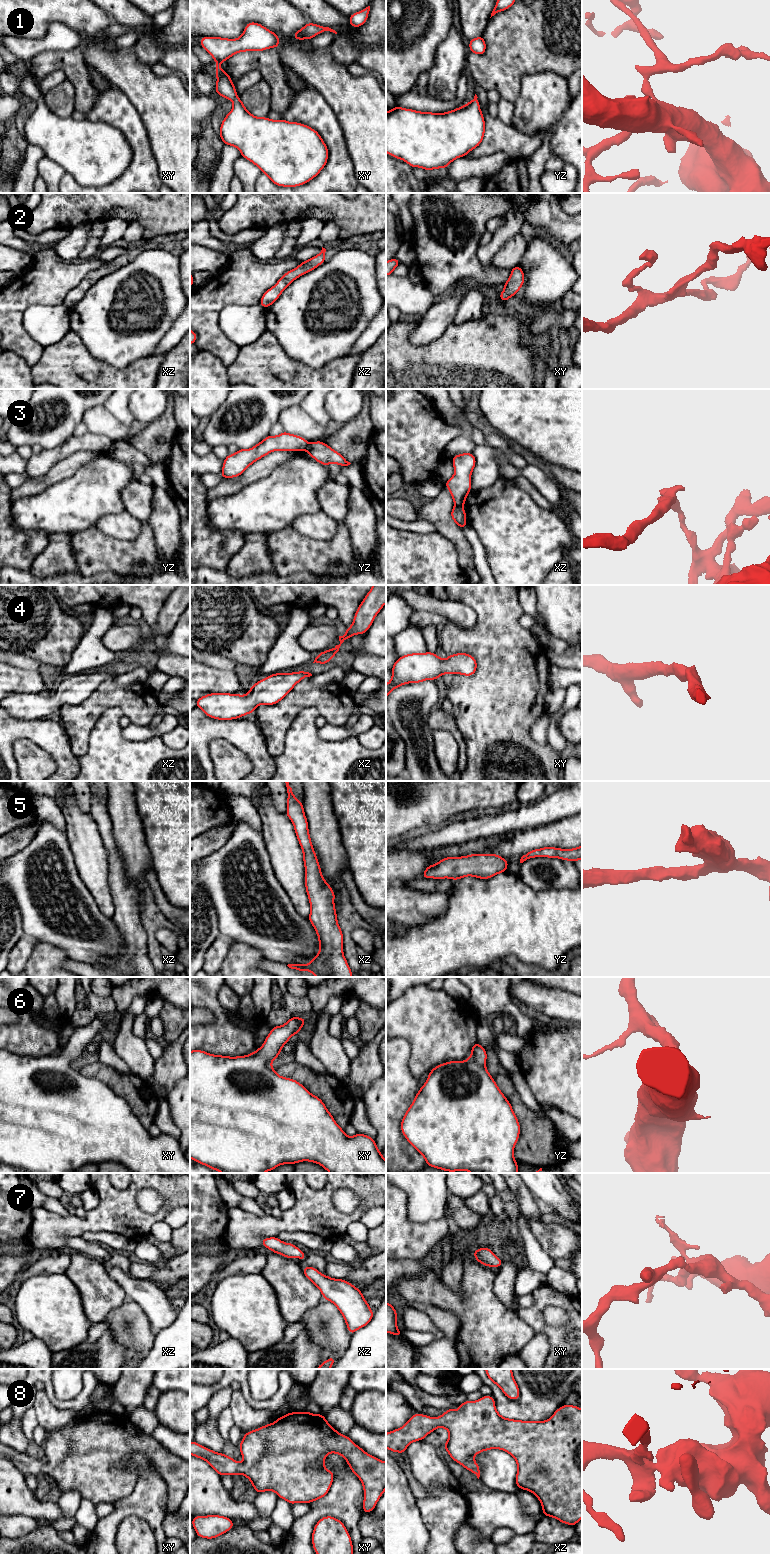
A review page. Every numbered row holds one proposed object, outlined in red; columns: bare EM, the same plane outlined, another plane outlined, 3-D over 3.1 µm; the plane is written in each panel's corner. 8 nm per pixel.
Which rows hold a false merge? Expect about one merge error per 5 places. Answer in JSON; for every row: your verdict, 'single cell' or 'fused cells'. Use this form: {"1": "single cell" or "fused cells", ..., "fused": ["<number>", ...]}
{"1": "single cell", "2": "single cell", "3": "fused cells", "4": "single cell", "5": "single cell", "6": "single cell", "7": "single cell", "8": "single cell", "fused": ["3"]}

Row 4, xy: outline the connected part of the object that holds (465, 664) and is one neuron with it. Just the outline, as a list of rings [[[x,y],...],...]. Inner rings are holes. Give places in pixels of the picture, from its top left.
[[[432,652],[401,656],[392,666],[392,678],[386,684],[386,698],[397,687],[408,683],[435,681],[446,673],[472,676],[477,669],[476,659],[467,653],[449,655],[445,660]]]

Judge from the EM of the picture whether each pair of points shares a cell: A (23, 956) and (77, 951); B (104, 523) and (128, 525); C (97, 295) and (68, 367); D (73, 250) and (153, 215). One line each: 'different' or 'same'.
A: different
B: same
C: different
D: different

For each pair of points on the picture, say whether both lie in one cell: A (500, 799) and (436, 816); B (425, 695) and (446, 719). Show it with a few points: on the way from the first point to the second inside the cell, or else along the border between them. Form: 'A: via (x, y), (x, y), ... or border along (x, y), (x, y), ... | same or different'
A: via (484, 799), (459, 799), (452, 801) | same
B: border along (433, 710), (428, 718), (428, 725), (432, 730) | different

